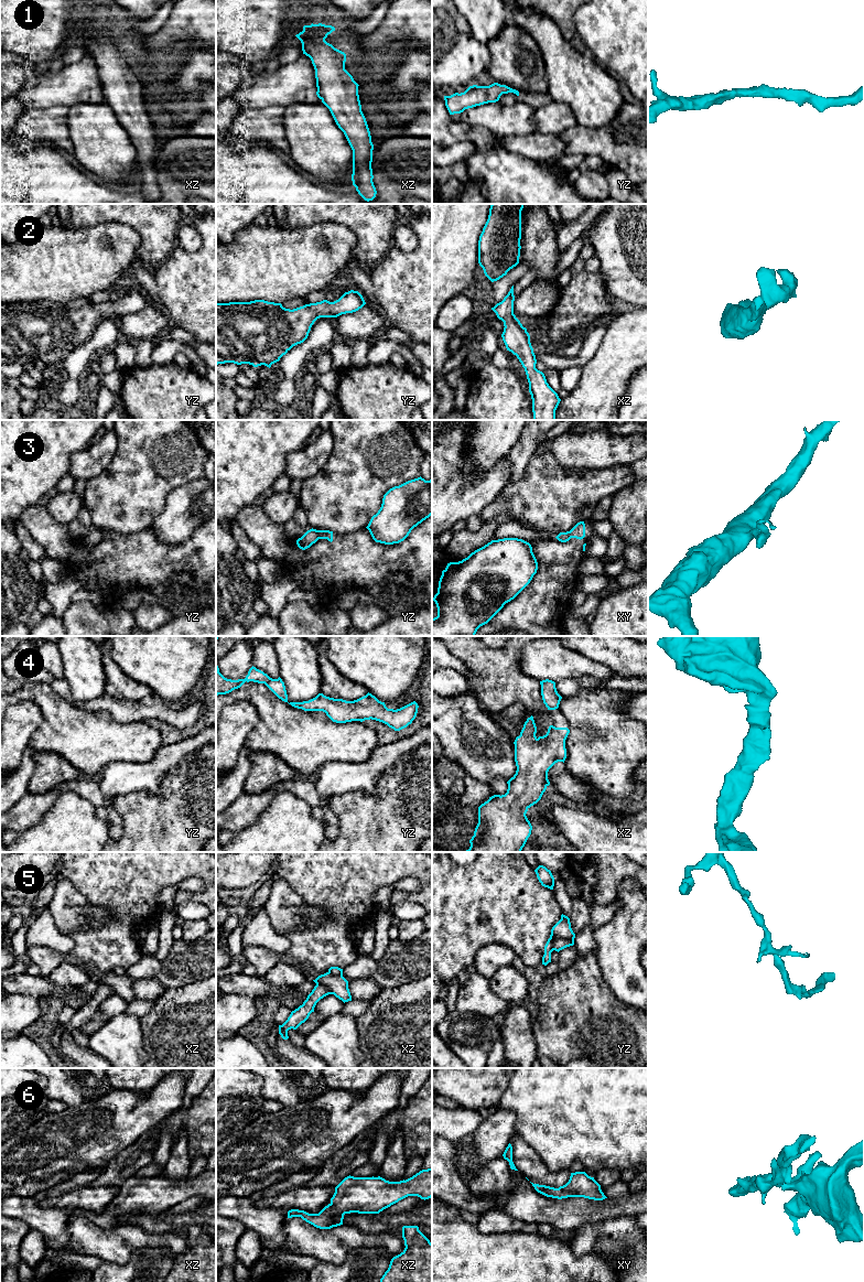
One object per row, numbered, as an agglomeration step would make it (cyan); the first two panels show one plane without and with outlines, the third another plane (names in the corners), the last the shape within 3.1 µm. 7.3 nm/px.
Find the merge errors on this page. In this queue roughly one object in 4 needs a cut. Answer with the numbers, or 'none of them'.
3, 5

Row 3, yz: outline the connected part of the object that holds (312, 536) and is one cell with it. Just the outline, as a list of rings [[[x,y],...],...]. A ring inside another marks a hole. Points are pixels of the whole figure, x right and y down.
[[[312,528],[296,540],[296,545],[300,549],[305,550],[315,543],[318,539],[321,539],[320,534],[316,529]]]

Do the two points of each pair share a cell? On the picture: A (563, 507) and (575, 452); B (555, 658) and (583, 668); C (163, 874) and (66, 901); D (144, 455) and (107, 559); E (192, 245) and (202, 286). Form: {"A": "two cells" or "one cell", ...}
{"A": "two cells", "B": "one cell", "C": "two cells", "D": "two cells", "E": "two cells"}

